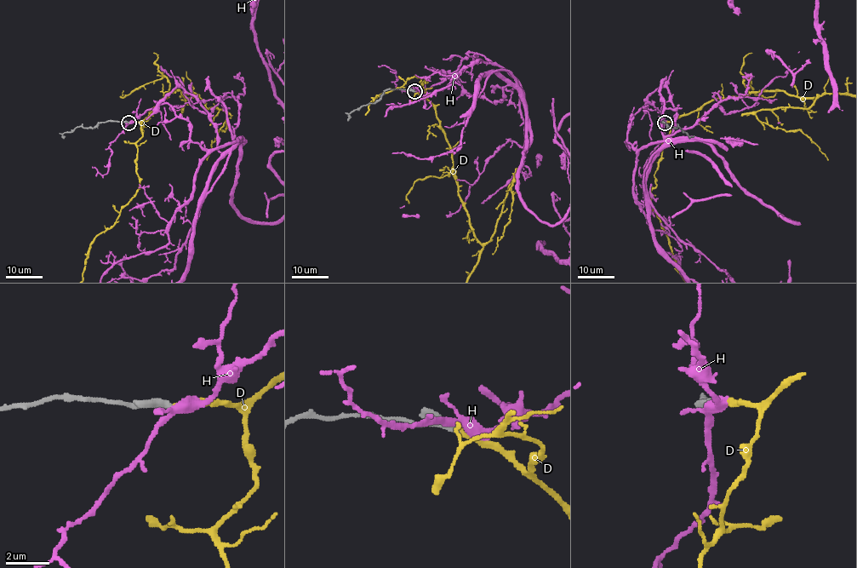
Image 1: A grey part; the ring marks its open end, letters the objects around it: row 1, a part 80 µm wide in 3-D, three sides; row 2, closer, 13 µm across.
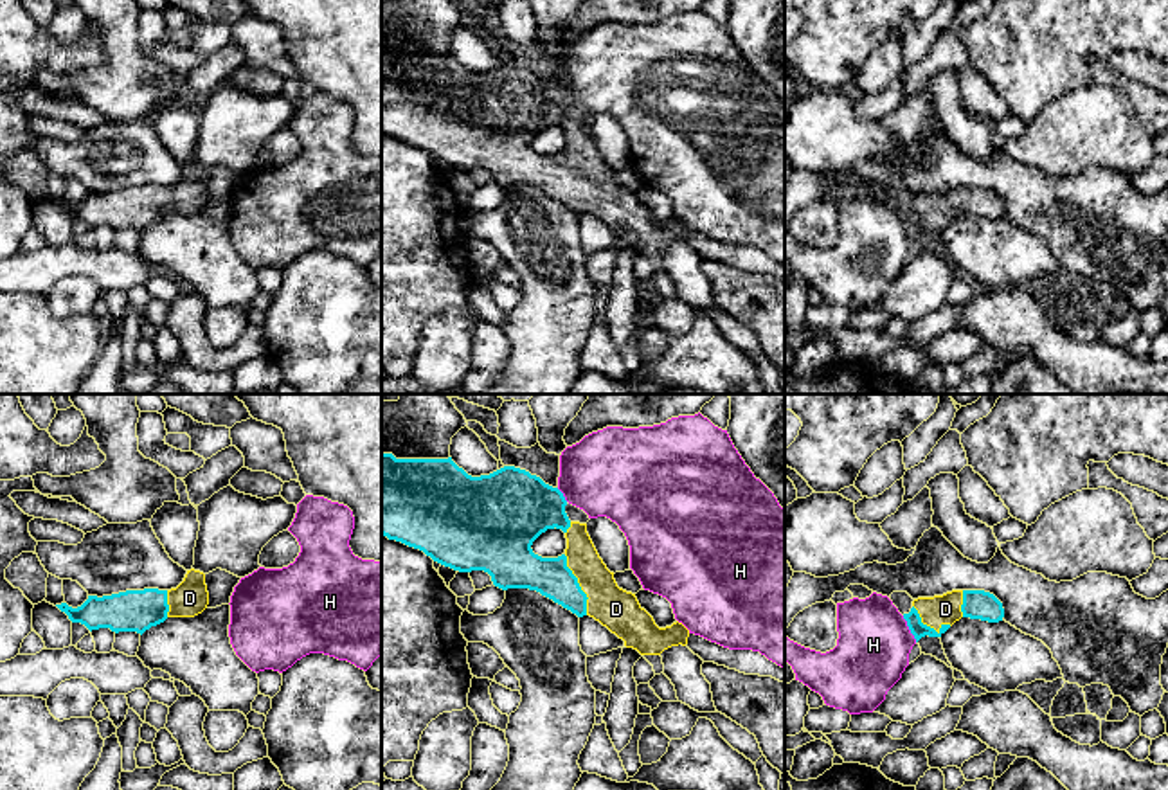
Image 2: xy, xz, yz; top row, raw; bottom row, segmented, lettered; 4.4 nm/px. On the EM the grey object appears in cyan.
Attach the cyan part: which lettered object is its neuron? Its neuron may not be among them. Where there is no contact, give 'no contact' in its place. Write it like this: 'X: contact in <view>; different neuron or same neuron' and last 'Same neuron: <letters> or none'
D: contact in xz; same neuron
H: contact in yz; different neuron
Same neuron: D

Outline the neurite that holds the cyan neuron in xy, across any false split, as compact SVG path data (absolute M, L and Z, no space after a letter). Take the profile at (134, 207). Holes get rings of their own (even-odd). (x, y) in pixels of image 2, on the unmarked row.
M187 167L184 178L171 187L144 185L126 187L112 193L88 193L88 196L72 205L67 200L56 202L72 220L85 221L90 229L110 225L112 229L144 230L167 214L194 214L209 202L205 171Z

